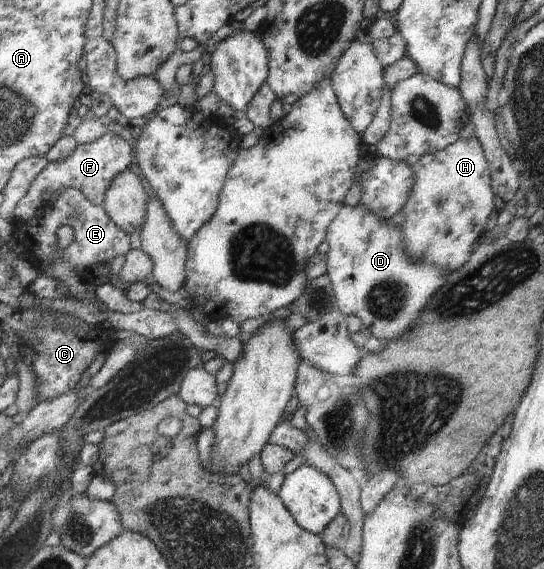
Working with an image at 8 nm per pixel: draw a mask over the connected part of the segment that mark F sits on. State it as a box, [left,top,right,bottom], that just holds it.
[16,131,134,221]

